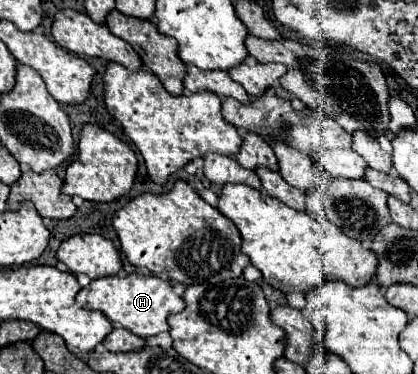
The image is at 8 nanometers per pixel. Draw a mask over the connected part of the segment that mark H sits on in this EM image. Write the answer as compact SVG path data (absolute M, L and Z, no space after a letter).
M127 275L127 277L101 277L83 287L75 299L75 303L83 309L101 311L113 325L125 327L139 337L159 335L161 331L169 331L167 317L171 313L181 313L185 309L185 301L175 295L169 281L159 277L143 277L143 275Z

